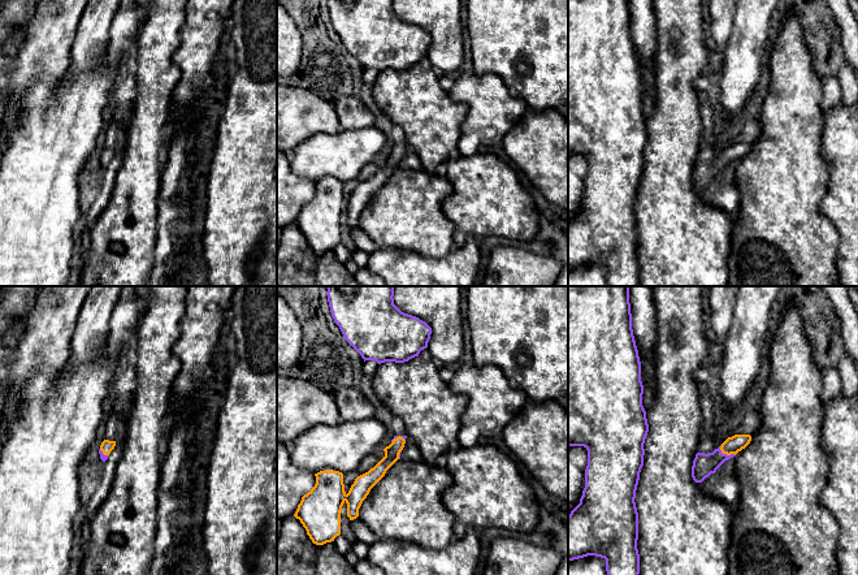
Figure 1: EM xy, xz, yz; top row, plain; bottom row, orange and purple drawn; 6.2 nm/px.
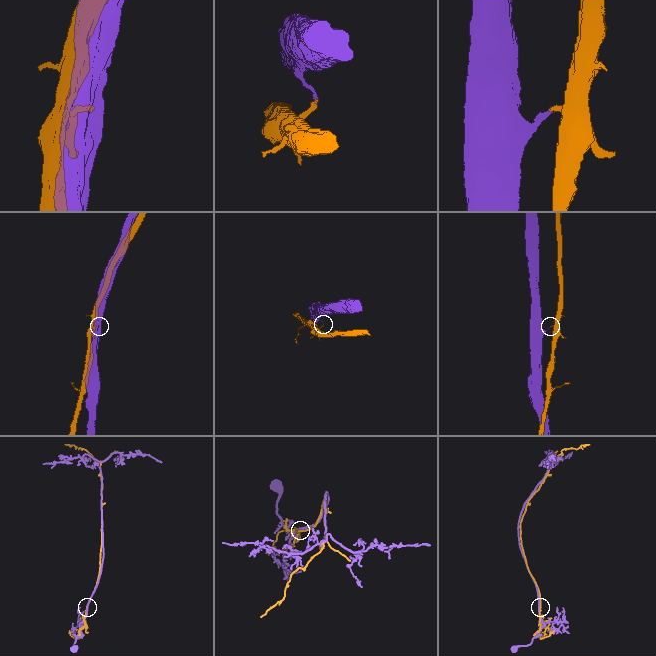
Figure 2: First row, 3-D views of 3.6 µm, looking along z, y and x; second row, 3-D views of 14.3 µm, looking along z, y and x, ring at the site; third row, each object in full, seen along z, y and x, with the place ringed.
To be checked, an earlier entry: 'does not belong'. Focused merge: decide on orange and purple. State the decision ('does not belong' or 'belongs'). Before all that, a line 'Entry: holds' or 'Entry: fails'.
Entry: holds
does not belong

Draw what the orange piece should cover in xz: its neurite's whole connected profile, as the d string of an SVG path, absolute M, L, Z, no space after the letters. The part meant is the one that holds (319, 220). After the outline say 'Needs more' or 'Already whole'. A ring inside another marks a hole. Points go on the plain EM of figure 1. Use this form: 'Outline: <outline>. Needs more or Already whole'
Outline: M396 146L384 157L385 165L368 181L358 185L350 199L344 200L343 182L320 180L315 182L315 195L302 206L294 222L316 254L334 250L341 243L341 220L347 212L347 225L354 229L370 198L385 185L386 180L399 168L406 148Z. Already whole

